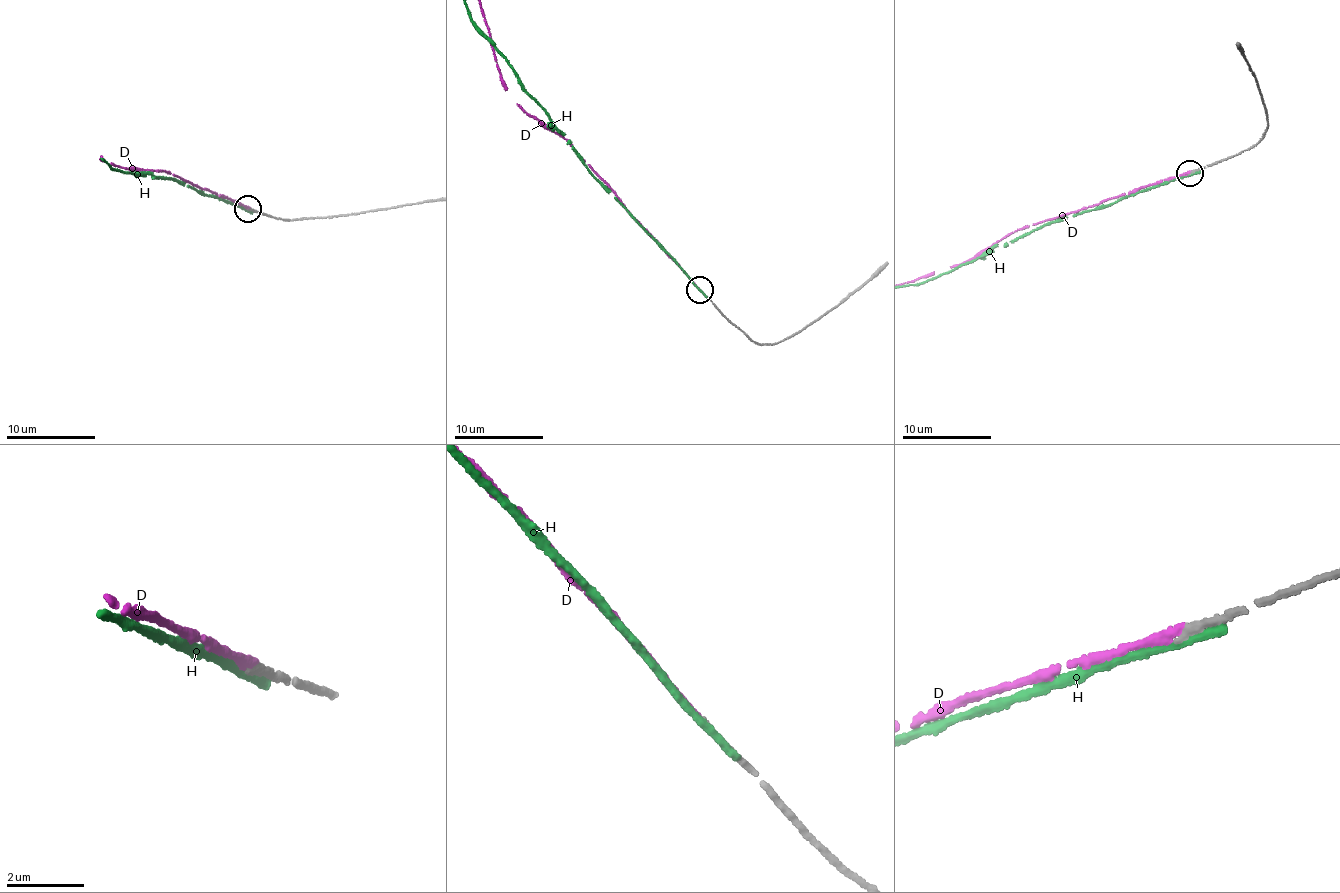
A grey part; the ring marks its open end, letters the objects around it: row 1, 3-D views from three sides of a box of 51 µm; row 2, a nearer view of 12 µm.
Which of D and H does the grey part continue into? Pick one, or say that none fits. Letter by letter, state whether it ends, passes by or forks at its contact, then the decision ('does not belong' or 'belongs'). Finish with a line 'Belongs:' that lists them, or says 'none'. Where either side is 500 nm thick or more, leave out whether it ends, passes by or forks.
D: it ends | belongs
H: it ends | does not belong
Belongs: D

